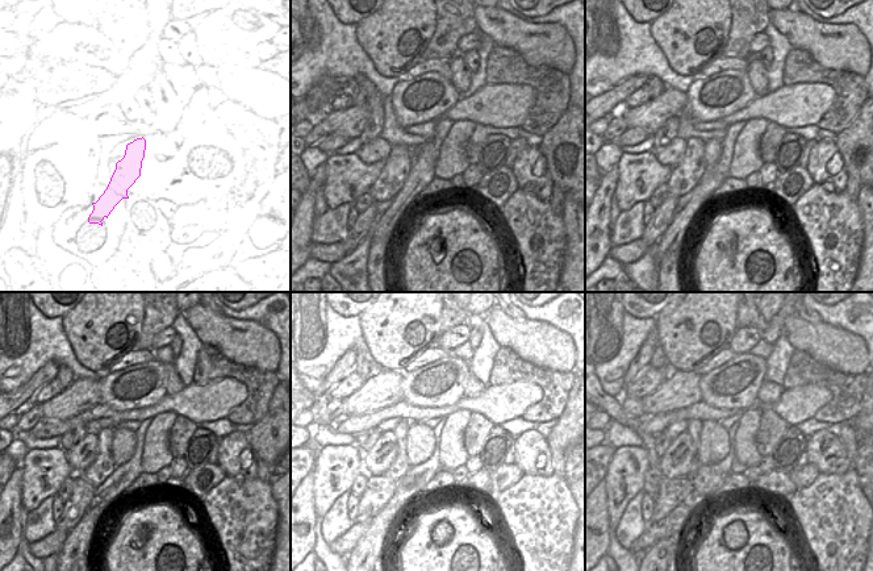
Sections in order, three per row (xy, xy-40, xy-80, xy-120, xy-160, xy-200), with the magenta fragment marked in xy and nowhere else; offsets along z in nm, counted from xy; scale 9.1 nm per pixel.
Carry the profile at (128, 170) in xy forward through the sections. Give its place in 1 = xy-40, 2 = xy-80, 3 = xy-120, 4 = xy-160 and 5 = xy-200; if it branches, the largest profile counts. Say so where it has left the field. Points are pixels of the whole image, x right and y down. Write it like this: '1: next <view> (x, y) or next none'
1: next xy-40 (422, 171)
2: next xy-80 (671, 240)
3: next xy-120 (82, 537)
4: next xy-160 (362, 559)
5: next xy-200 (656, 559)

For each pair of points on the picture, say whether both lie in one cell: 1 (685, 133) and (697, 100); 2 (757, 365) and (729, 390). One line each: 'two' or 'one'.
1: two
2: one

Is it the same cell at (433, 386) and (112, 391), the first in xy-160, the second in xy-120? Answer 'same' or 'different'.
same

